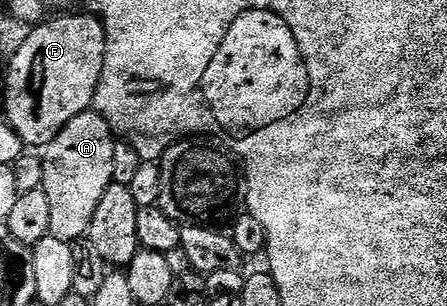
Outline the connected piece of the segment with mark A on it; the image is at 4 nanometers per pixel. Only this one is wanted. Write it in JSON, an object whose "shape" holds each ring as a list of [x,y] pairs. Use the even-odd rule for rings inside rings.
{"shape":[[[89,110],[78,114],[78,118],[70,121],[43,149],[44,182],[42,187],[44,193],[50,198],[51,235],[60,240],[75,242],[89,235],[98,204],[102,202],[102,196],[106,194],[108,187],[114,183],[118,140],[112,135],[114,135],[114,129],[106,117],[95,110]]]}

